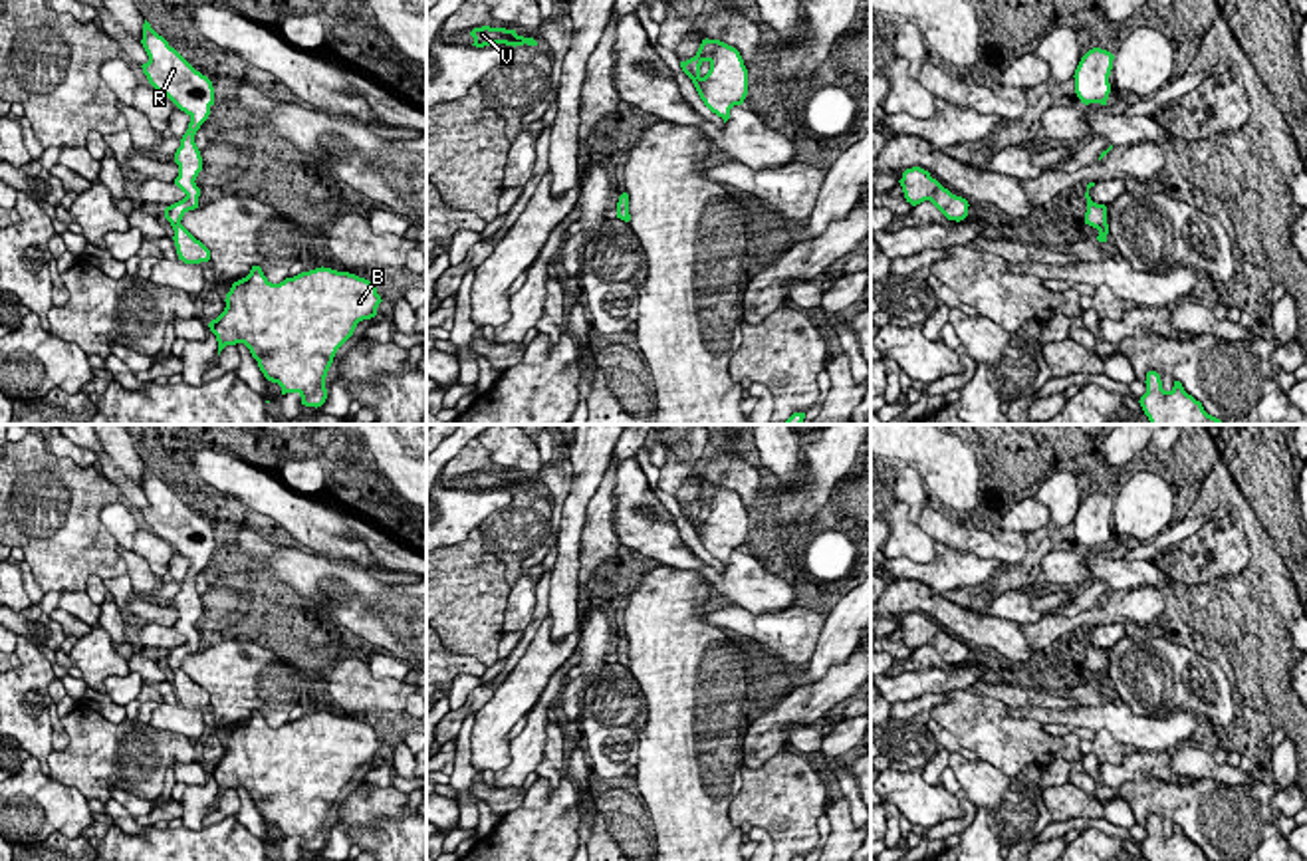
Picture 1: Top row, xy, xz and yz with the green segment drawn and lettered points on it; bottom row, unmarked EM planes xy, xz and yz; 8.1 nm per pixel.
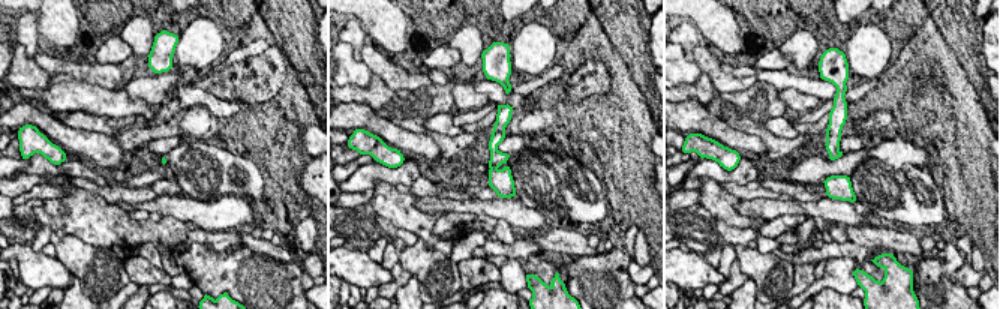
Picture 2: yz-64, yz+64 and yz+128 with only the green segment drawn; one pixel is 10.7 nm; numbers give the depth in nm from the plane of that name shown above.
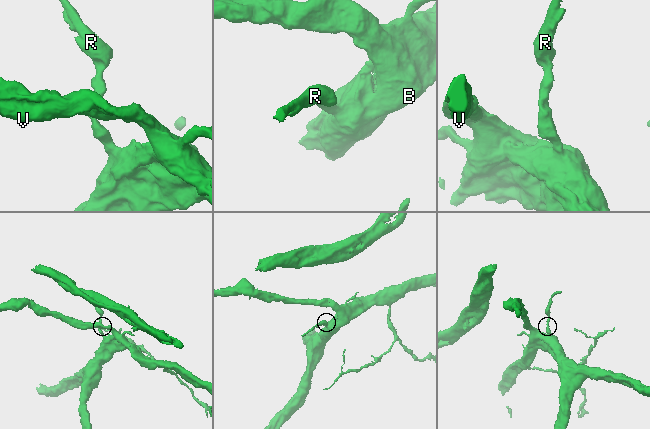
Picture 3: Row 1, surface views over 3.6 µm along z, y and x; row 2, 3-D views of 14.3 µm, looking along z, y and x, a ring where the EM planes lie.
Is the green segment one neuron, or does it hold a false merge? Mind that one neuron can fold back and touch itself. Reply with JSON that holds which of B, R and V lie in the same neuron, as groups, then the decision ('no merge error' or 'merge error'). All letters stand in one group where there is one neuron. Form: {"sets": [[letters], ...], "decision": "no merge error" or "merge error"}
{"sets": [["B", "V"], ["R"]], "decision": "merge error"}

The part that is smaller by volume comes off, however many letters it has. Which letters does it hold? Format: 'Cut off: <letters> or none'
Cut off: R

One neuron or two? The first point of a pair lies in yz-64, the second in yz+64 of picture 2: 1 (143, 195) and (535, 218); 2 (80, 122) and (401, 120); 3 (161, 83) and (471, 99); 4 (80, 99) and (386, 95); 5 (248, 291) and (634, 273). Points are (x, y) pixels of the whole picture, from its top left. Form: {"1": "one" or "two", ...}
{"1": "two", "2": "two", "3": "one", "4": "one", "5": "two"}

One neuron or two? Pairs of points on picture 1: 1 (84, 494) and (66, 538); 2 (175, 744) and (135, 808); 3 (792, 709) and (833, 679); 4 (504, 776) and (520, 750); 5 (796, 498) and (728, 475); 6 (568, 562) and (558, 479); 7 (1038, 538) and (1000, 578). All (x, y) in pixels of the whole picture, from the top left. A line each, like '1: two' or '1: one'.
1: one
2: two
3: one
4: one
5: one
6: two
7: one

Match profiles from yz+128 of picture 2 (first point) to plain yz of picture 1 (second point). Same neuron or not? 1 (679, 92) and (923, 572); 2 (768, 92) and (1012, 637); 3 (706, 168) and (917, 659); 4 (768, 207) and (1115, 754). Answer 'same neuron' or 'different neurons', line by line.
1: same neuron
2: different neurons
3: different neurons
4: different neurons

